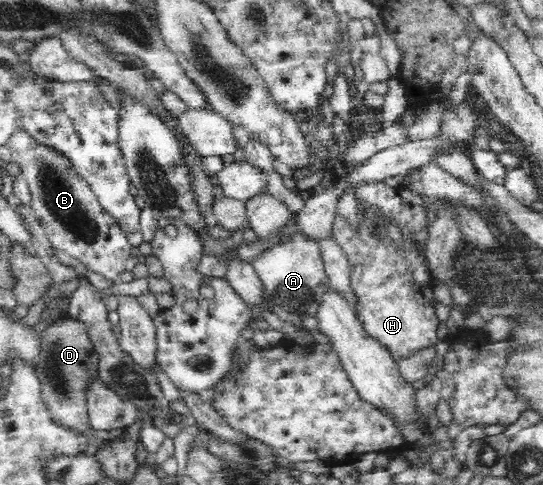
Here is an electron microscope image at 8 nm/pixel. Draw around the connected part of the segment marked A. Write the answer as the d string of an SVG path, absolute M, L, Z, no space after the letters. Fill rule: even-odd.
M294 234L286 242L274 245L252 260L252 267L264 285L264 309L294 325L302 325L306 316L315 316L321 294L327 287L320 245L315 240Z

